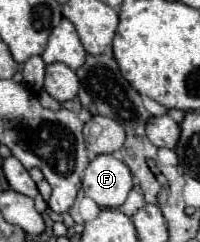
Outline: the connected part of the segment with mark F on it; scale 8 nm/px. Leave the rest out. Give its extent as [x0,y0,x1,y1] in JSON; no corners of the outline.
[83,154,133,208]

